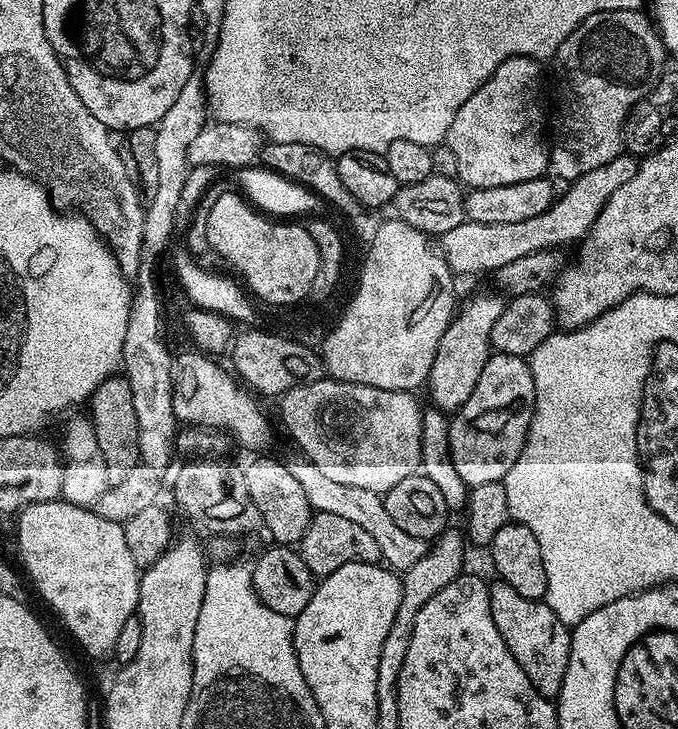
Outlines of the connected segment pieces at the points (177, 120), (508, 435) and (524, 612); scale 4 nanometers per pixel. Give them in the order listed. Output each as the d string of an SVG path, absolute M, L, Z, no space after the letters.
M193 70L186 86L174 98L174 106L166 110L166 114L155 125L156 141L154 151L158 157L158 186L154 194L147 201L144 210L144 234L149 245L156 248L164 248L168 239L172 236L172 227L176 224L176 207L184 196L184 187L188 184L188 151L190 142L198 138L205 124L209 123L210 109L208 106L208 95L204 93L204 77L199 71Z
M496 352L489 356L486 366L482 369L482 378L478 378L478 386L474 386L474 394L470 394L470 398L466 398L466 402L461 406L459 412L455 413L450 420L452 425L450 430L450 450L452 451L454 470L458 470L458 478L462 478L462 482L466 482L469 489L474 486L486 486L486 482L503 481L505 474L510 470L510 466L514 466L514 462L518 462L518 454L522 454L535 409L536 391L534 390L534 374L530 374L530 366L527 359L522 356L515 356L514 354L502 354L501 352Z
M497 579L488 584L490 594L490 614L494 614L494 626L498 626L498 634L502 634L502 642L506 642L506 650L514 654L518 666L530 678L534 690L549 698L559 697L562 682L566 678L566 666L570 662L572 649L572 633L569 625L564 624L550 610L543 600L522 598L506 582Z

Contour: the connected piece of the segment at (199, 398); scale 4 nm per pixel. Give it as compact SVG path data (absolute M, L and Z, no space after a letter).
M199 350L191 351L184 352L181 356L179 353L174 360L172 397L177 421L184 426L223 432L235 443L237 440L242 447L249 448L252 454L267 449L264 447L272 440L272 428L268 425L263 410L256 405L257 397L239 379L234 378L227 367L224 369L213 357Z

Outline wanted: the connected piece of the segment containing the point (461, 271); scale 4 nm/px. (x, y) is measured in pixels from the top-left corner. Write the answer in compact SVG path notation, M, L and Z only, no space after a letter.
M622 154L611 159L603 166L579 176L567 188L561 197L542 214L534 218L526 218L523 222L474 222L465 219L463 224L454 226L446 235L439 237L438 248L450 270L460 278L463 276L480 276L483 272L495 274L506 262L515 262L518 258L526 258L526 254L547 252L562 248L570 242L577 243L587 235L604 209L610 196L624 186L636 173L637 159Z

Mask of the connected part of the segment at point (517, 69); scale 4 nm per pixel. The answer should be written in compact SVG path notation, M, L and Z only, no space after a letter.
M531 56L506 58L487 82L462 102L462 110L450 122L446 141L454 150L454 158L458 158L461 185L469 189L510 186L510 182L526 182L549 171L540 68Z

